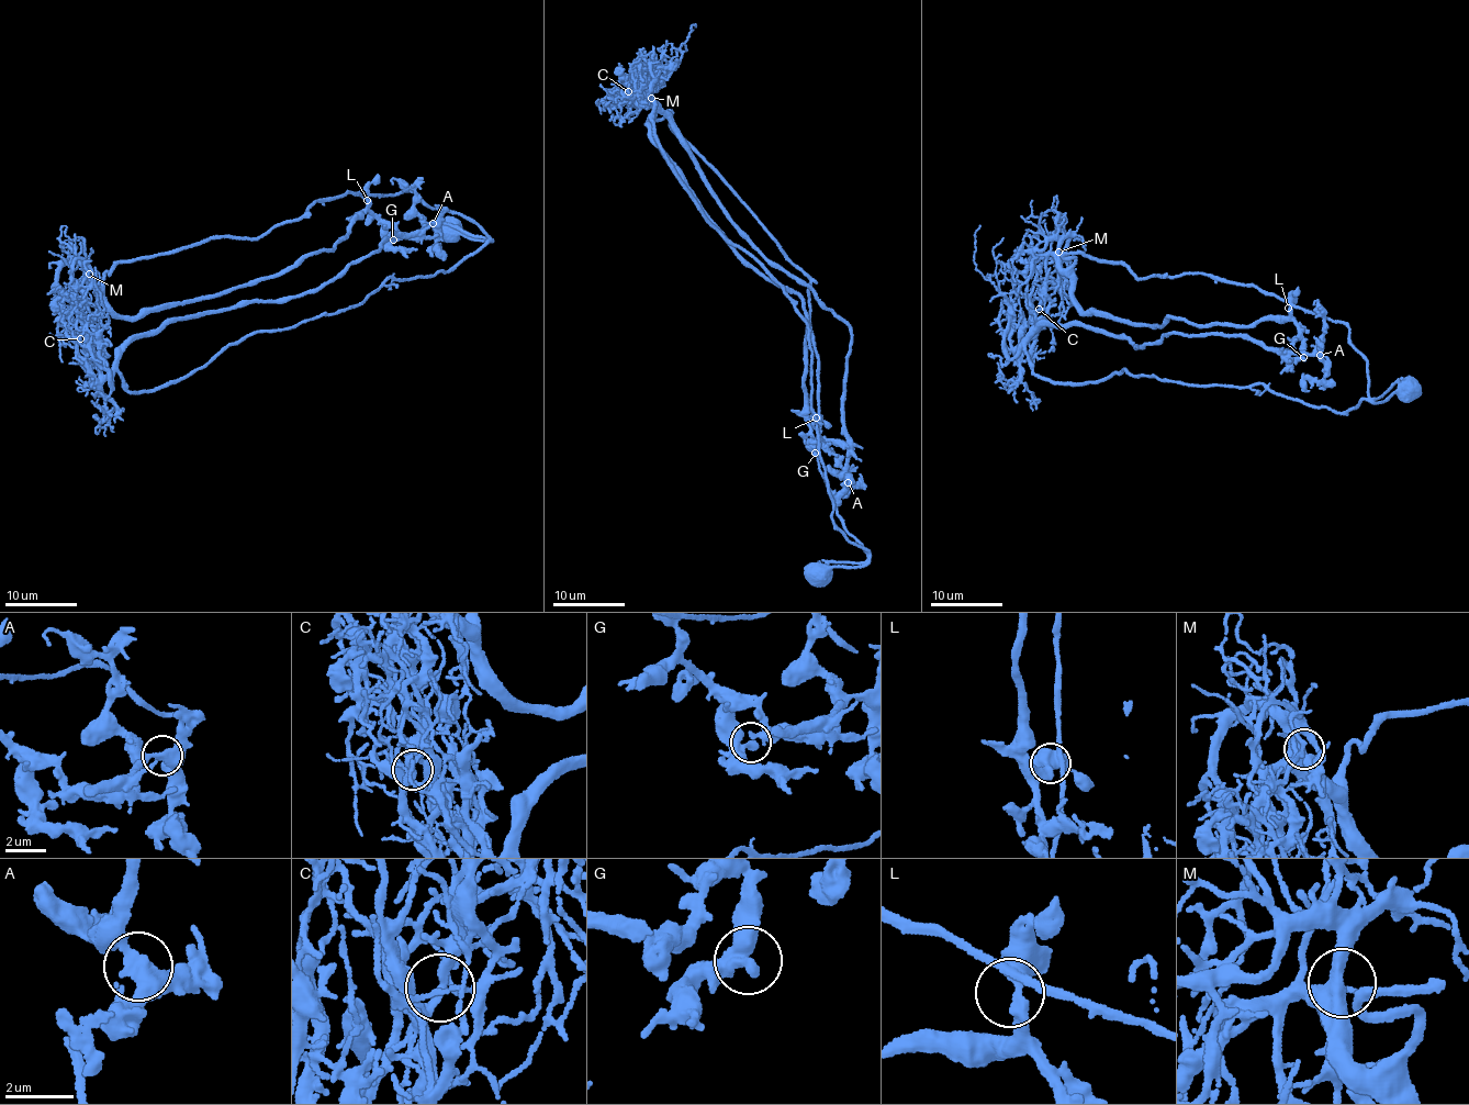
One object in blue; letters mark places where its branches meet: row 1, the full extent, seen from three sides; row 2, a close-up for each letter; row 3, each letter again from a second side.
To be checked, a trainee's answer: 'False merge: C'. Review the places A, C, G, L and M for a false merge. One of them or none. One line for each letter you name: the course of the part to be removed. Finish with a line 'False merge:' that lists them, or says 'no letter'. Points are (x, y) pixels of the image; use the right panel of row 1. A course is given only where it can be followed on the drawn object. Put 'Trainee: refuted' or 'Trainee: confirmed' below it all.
C: course (1039, 308), (1065, 254), (1139, 279), (1212, 275), (1346, 323), (1370, 398), (1399, 379)
False merge: C
Trainee: confirmed

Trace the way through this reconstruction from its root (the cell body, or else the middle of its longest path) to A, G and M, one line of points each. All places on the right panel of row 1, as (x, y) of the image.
A: (1137, 375), (1268, 384), (1346, 414), (1368, 365), (1343, 322), (1291, 304), (1285, 354), (1320, 355)
G: (1137, 375), (1209, 387), (1268, 384), (1346, 414), (1367, 395), (1368, 365), (1346, 325), (1291, 304), (1303, 357)
M: (1137, 375), (1124, 368), (1099, 381), (1062, 384), (1035, 376), (1020, 345), (1039, 324), (1046, 255), (1058, 252)

